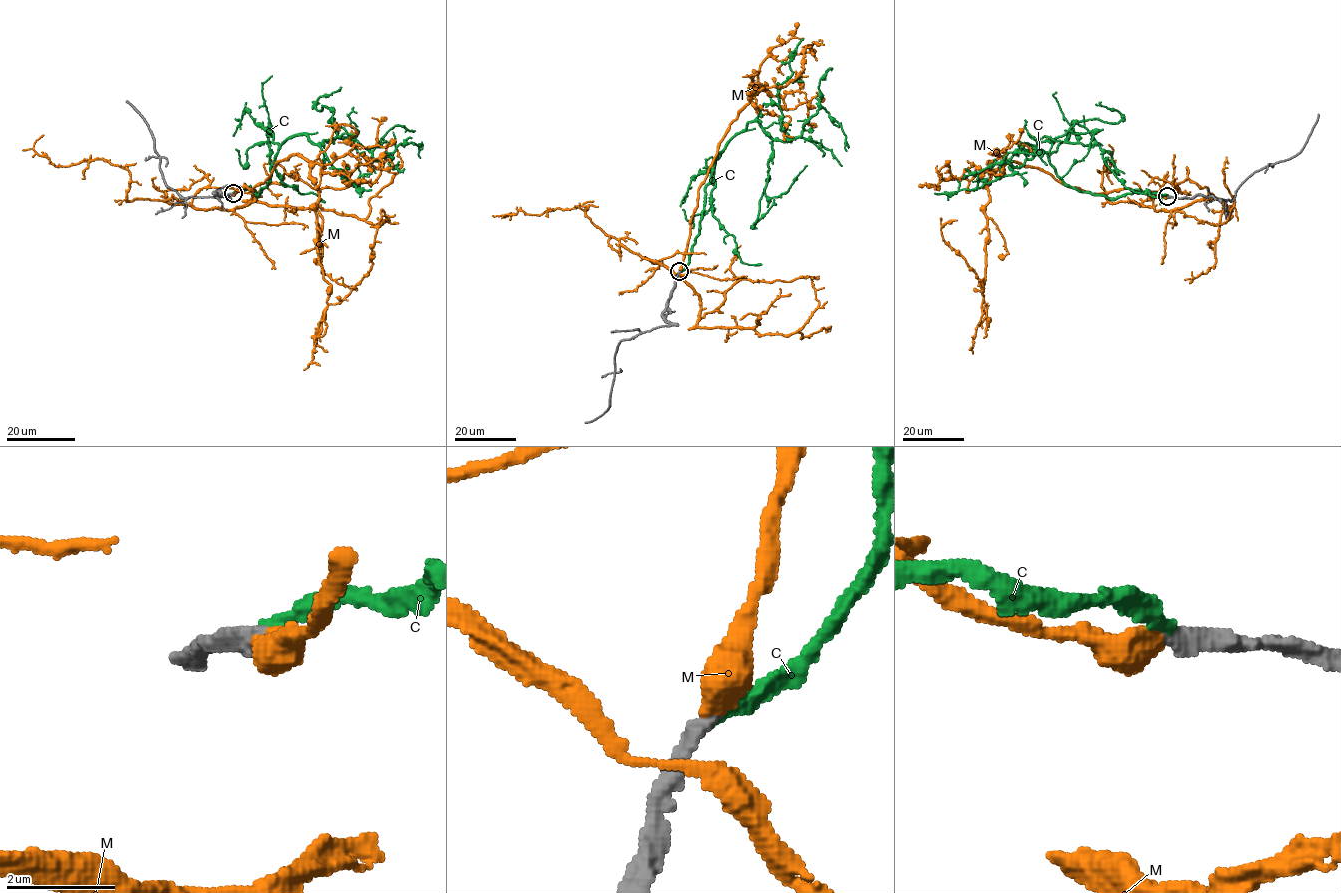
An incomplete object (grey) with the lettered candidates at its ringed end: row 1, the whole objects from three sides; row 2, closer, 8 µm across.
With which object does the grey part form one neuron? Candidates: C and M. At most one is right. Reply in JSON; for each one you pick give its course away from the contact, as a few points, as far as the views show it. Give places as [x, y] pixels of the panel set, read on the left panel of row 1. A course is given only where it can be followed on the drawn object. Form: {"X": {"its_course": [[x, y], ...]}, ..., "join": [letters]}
{"M": {"its_course": [[232, 193], [245, 184], [253, 190], [296, 154], [310, 162], [328, 303], [369, 270], [387, 219]]}, "join": ["M"]}

